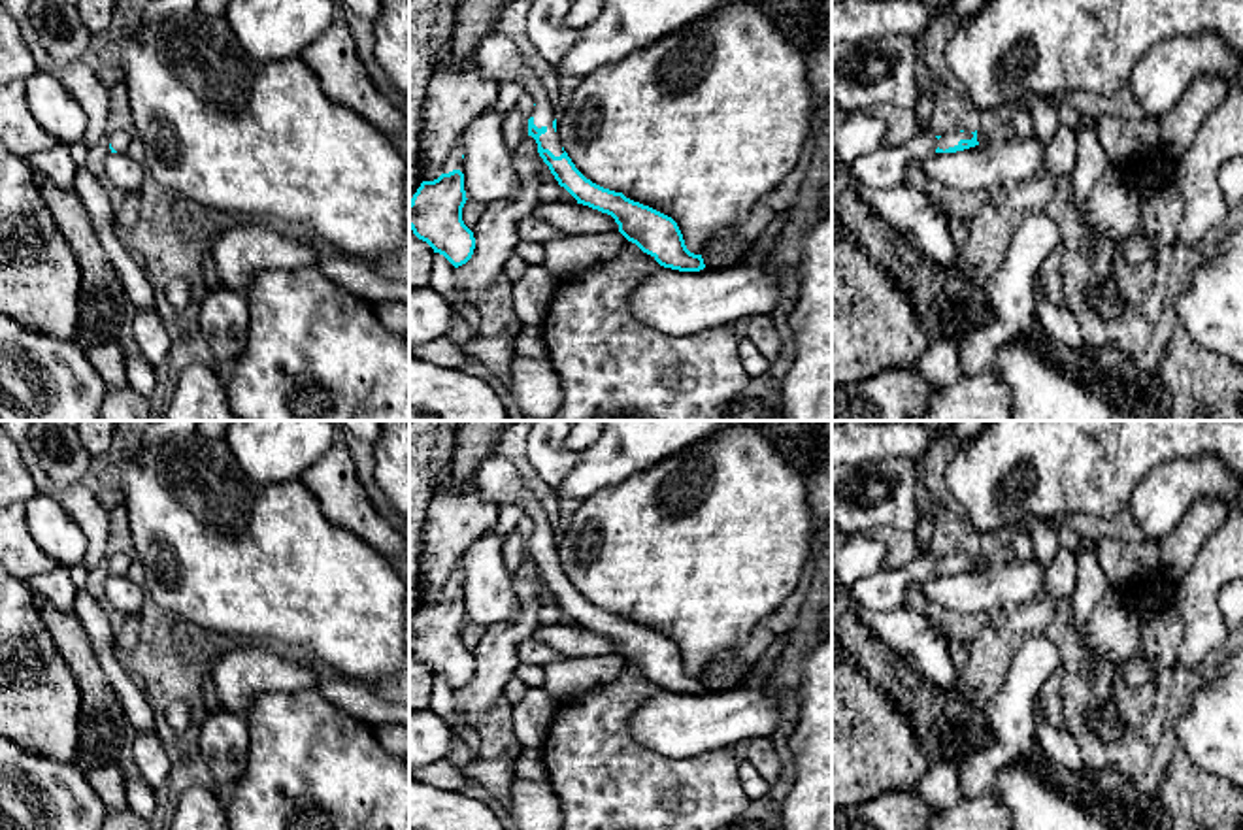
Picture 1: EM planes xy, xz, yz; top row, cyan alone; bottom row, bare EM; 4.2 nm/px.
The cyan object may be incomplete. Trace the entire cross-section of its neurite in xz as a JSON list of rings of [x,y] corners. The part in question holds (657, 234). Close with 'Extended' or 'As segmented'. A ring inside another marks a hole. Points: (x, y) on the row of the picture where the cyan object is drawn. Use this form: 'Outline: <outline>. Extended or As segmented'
Outline: [[[498,30],[489,32],[477,45],[475,60],[489,79],[496,83],[517,81],[534,96],[536,108],[528,119],[528,136],[536,140],[538,153],[558,185],[577,204],[611,215],[619,224],[619,232],[660,266],[679,272],[700,272],[705,268],[702,255],[687,249],[683,234],[671,217],[634,202],[622,192],[592,183],[575,168],[560,145],[555,111],[545,89],[513,40]]]. Extended

